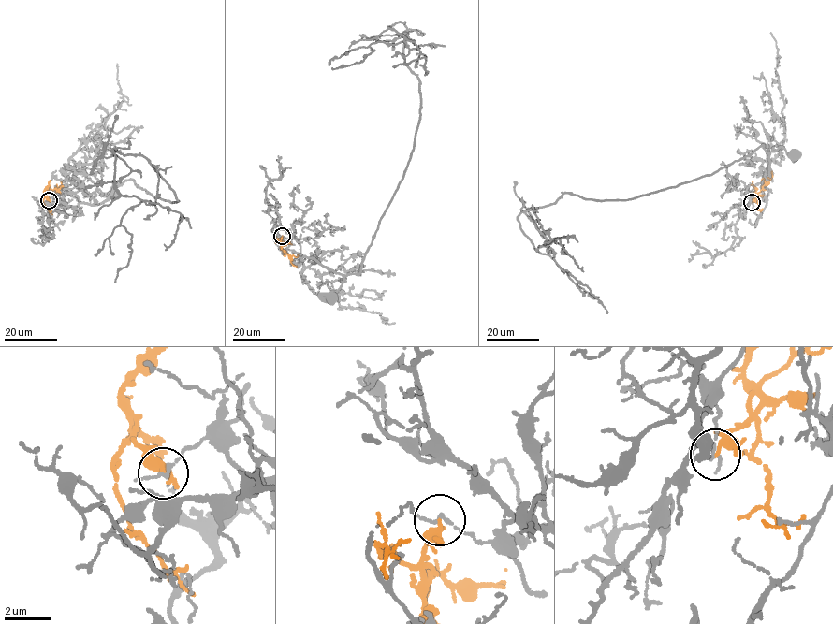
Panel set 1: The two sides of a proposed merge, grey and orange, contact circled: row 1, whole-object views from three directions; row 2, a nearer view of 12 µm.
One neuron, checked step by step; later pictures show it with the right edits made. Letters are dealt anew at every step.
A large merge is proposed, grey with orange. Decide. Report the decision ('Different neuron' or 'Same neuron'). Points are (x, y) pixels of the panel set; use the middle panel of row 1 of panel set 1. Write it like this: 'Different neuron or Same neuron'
Different neuron

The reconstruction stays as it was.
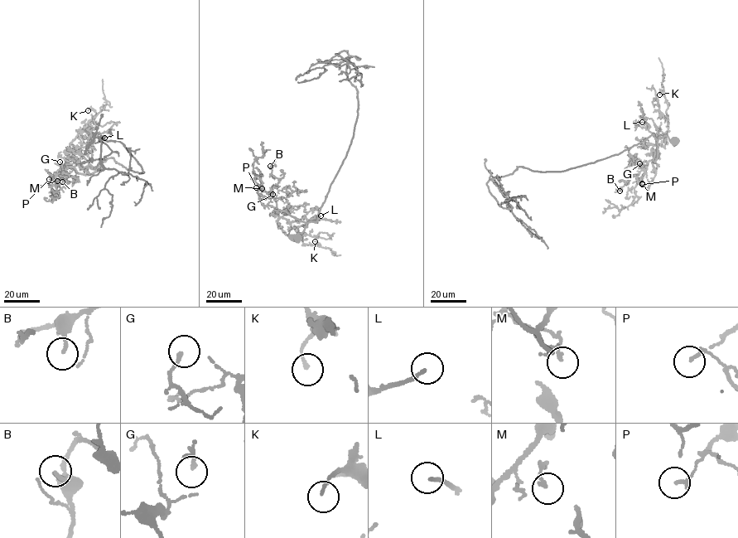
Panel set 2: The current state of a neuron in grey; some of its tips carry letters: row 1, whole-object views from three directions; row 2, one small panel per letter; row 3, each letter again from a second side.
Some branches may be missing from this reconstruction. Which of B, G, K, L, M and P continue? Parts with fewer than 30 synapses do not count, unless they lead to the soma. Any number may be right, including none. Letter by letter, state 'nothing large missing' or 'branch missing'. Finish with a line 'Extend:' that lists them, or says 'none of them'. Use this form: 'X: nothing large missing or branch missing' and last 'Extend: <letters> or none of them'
B: nothing large missing
G: nothing large missing
K: nothing large missing
L: branch missing
M: nothing large missing
P: nothing large missing
Extend: L

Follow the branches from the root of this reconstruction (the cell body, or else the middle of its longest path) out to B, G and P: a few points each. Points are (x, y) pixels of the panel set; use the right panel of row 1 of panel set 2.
B: (673, 141), (666, 135), (658, 138), (655, 162), (649, 160), (619, 191)
G: (673, 141), (666, 135), (658, 138), (655, 162), (649, 160), (642, 169), (639, 163)
P: (673, 141), (666, 135), (658, 139), (655, 162), (649, 160), (644, 166), (642, 184)

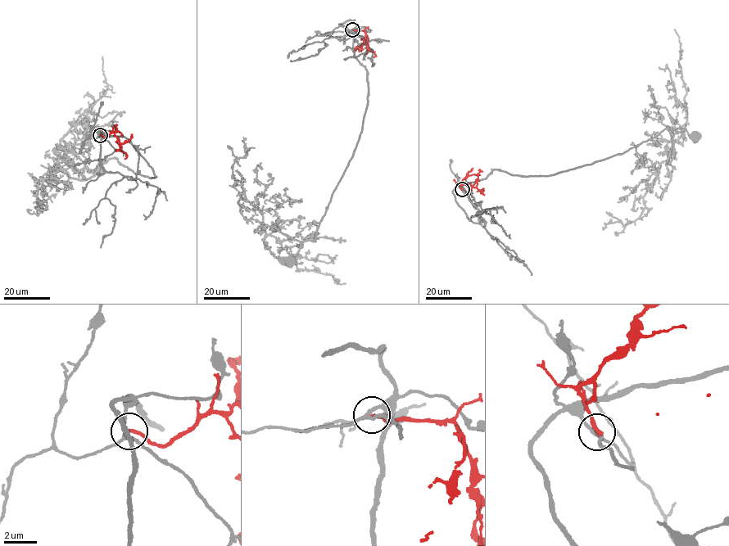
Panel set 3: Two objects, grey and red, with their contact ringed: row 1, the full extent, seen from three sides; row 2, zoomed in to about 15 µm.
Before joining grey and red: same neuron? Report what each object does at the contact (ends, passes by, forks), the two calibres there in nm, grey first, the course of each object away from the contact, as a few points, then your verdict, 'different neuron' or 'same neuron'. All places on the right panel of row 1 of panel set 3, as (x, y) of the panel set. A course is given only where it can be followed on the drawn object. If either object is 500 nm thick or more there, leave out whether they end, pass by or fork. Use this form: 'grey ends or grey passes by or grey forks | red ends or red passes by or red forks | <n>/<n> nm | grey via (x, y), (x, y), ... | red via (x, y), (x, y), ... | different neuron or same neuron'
grey forks | red ends | 190/180 nm | grey via (461, 189), (495, 169), (545, 175), (586, 165), (667, 128), (673, 135), (684, 129), (694, 136) | red via (461, 189), (459, 182), (474, 184), (477, 173), (482, 171) | different neuron

